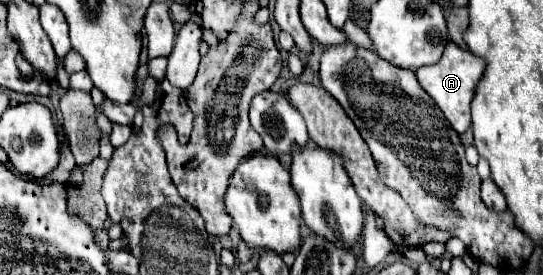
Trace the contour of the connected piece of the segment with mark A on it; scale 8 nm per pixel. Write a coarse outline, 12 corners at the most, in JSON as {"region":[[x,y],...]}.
{"region":[[447,43],[435,65],[415,69],[451,127],[471,125],[469,103],[485,61]]}

